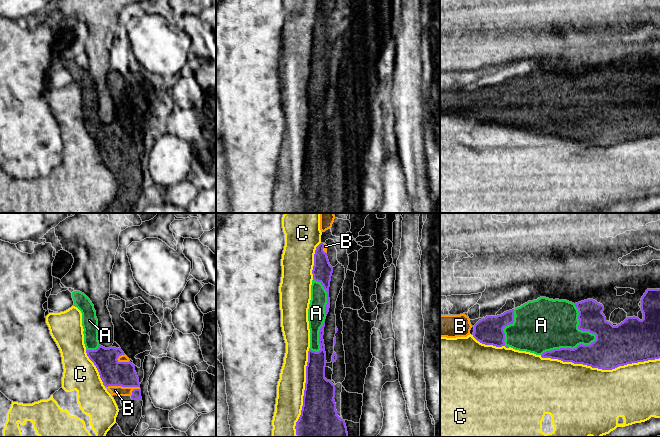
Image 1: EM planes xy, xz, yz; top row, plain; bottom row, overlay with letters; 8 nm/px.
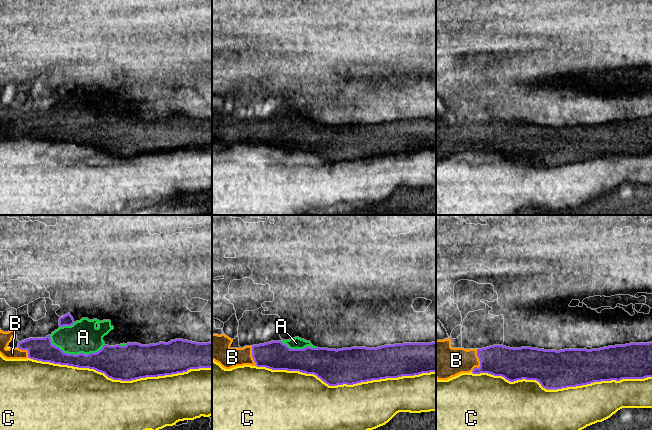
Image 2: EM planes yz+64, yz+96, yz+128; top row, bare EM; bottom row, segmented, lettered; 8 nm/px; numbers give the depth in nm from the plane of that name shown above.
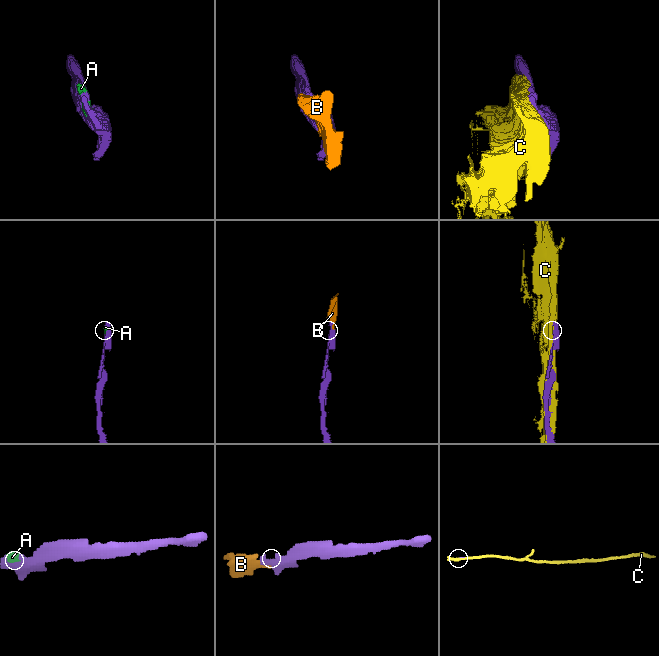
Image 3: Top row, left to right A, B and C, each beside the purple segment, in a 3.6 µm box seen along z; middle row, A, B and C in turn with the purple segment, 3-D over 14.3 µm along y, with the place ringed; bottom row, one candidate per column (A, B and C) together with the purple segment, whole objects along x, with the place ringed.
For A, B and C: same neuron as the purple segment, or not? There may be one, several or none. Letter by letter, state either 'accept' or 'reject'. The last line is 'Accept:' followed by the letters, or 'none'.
A: accept
B: accept
C: reject
Accept: A, B

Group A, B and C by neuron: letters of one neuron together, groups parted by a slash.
A B / C

